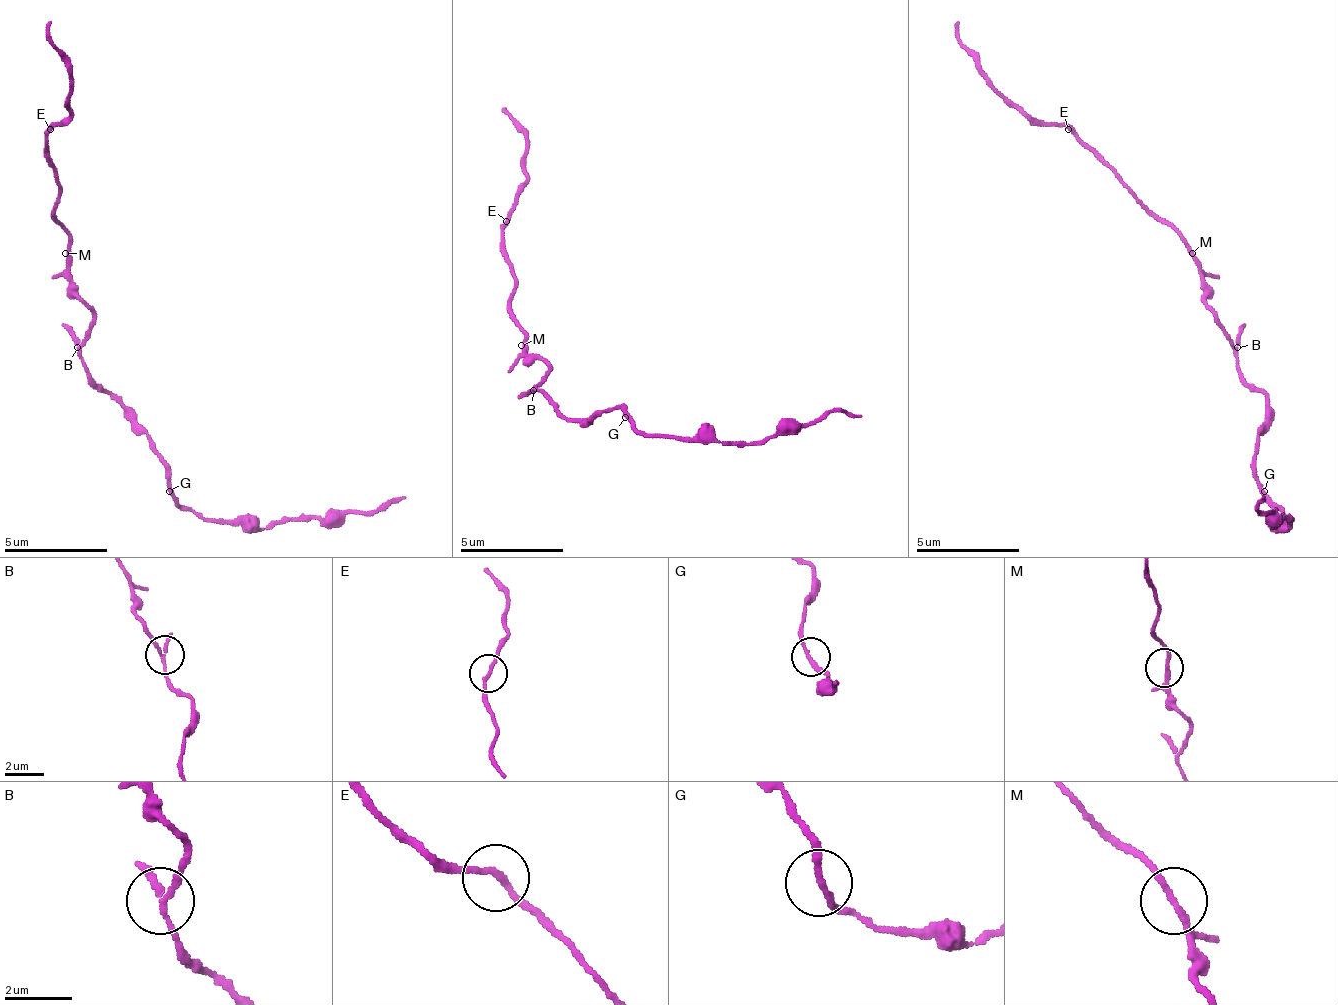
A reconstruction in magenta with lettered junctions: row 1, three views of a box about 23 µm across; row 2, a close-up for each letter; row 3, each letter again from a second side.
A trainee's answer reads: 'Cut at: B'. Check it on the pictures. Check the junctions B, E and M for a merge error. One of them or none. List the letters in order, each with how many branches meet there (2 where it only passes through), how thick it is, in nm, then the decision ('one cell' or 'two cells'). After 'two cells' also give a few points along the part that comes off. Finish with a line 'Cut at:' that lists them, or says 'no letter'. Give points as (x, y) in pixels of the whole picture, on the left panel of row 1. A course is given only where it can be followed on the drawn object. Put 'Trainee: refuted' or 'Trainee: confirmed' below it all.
B: 3 | 160 nm | two cells | (76, 346), (86, 372), (112, 398), (184, 506), (205, 517), (262, 527), (309, 522), (407, 496)
E: 2 | 180 nm | one cell
M: 2 | 180 nm | one cell
Cut at: B
Trainee: confirmed

